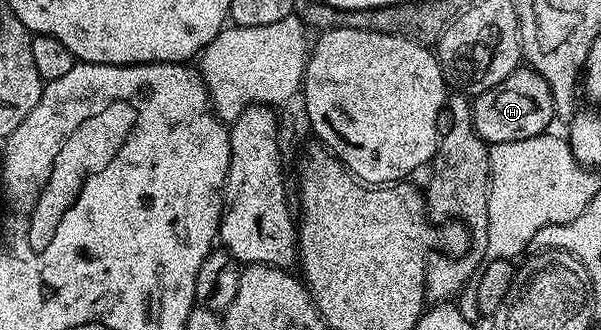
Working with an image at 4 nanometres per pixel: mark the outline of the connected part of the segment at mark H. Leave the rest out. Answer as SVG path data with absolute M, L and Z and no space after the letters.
M520 66L504 82L492 86L473 99L471 105L476 132L487 145L500 142L520 142L524 138L541 136L556 117L554 95L542 75L529 66Z

